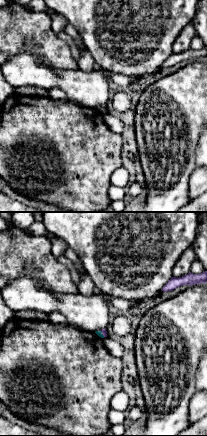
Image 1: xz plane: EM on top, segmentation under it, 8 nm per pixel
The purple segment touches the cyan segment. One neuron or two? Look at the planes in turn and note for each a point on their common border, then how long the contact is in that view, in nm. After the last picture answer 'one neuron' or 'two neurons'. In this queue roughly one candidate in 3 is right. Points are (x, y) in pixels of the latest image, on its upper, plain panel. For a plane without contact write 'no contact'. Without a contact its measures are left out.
(102, 109) | 70 nm

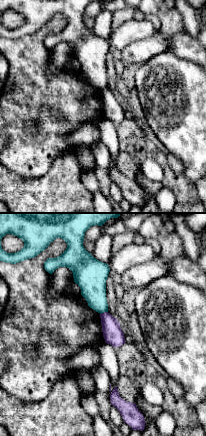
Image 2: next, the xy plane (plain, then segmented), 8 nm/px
(104, 88) | 70 nm

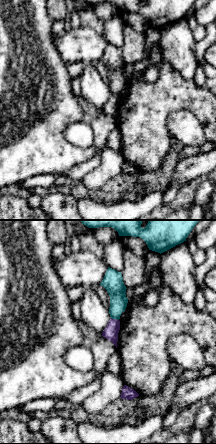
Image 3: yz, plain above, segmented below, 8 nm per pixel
(115, 95) | 70 nm

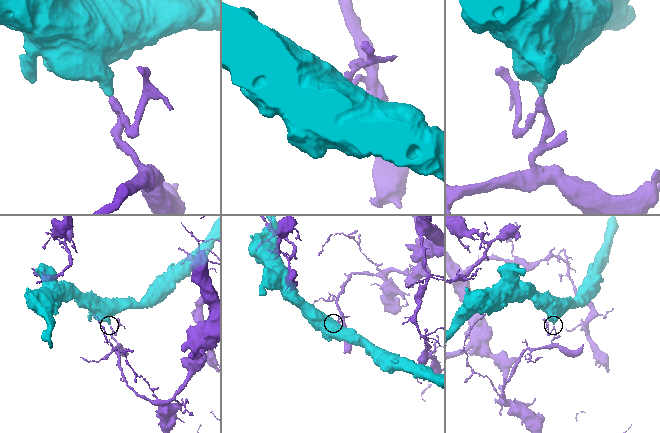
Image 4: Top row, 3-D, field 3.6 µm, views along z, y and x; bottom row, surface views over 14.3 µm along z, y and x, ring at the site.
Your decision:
two neurons

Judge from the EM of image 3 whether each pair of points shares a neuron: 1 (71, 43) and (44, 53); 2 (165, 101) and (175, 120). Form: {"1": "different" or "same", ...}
{"1": "different", "2": "different"}

